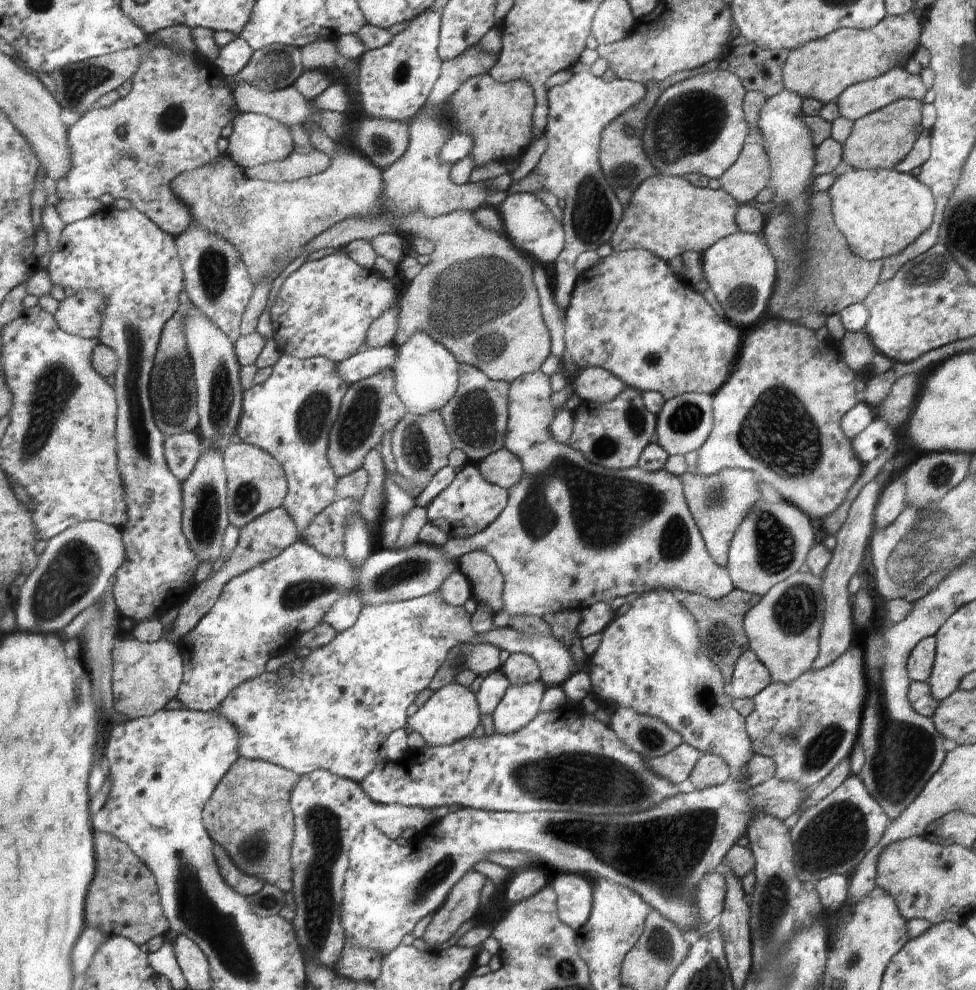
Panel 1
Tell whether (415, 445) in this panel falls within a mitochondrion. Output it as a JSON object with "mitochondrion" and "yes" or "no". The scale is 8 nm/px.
{"mitochondrion":"yes"}

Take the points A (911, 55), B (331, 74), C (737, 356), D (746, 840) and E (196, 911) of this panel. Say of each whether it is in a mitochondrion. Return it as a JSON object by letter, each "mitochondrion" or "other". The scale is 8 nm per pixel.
{"A":"other","B":"other","C":"other","D":"other","E":"mitochondrion"}

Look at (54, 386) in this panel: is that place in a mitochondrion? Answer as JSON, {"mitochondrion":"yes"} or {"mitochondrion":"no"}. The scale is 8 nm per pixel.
{"mitochondrion":"yes"}

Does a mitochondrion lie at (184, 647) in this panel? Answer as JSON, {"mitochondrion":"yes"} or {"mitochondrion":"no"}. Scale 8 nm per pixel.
{"mitochondrion":"no"}

